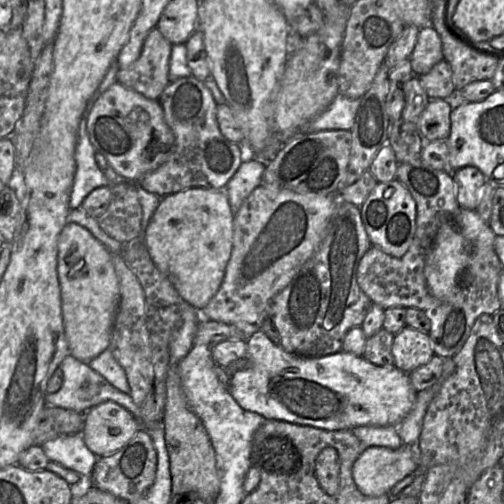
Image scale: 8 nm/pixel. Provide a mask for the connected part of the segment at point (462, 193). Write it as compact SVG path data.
M475 166L454 170L452 176L456 185L456 199L461 208L475 210L486 182L484 174Z

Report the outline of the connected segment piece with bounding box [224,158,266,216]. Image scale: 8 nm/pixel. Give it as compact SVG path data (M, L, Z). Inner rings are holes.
M256 158L244 160L228 182L224 190L234 216L246 198L262 183L265 167L266 164Z

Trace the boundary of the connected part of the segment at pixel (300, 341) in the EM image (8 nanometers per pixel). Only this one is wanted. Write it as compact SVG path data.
M339 199L325 237L317 251L303 264L294 279L269 302L267 315L280 334L280 345L284 350L304 357L321 357L342 350L346 333L351 328L362 325L372 304L357 283L359 262L371 246L360 207Z

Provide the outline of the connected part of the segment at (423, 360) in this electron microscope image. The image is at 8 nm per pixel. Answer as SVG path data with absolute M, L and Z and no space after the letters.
M405 326L394 336L392 354L394 365L406 373L428 363L434 355L428 332Z

